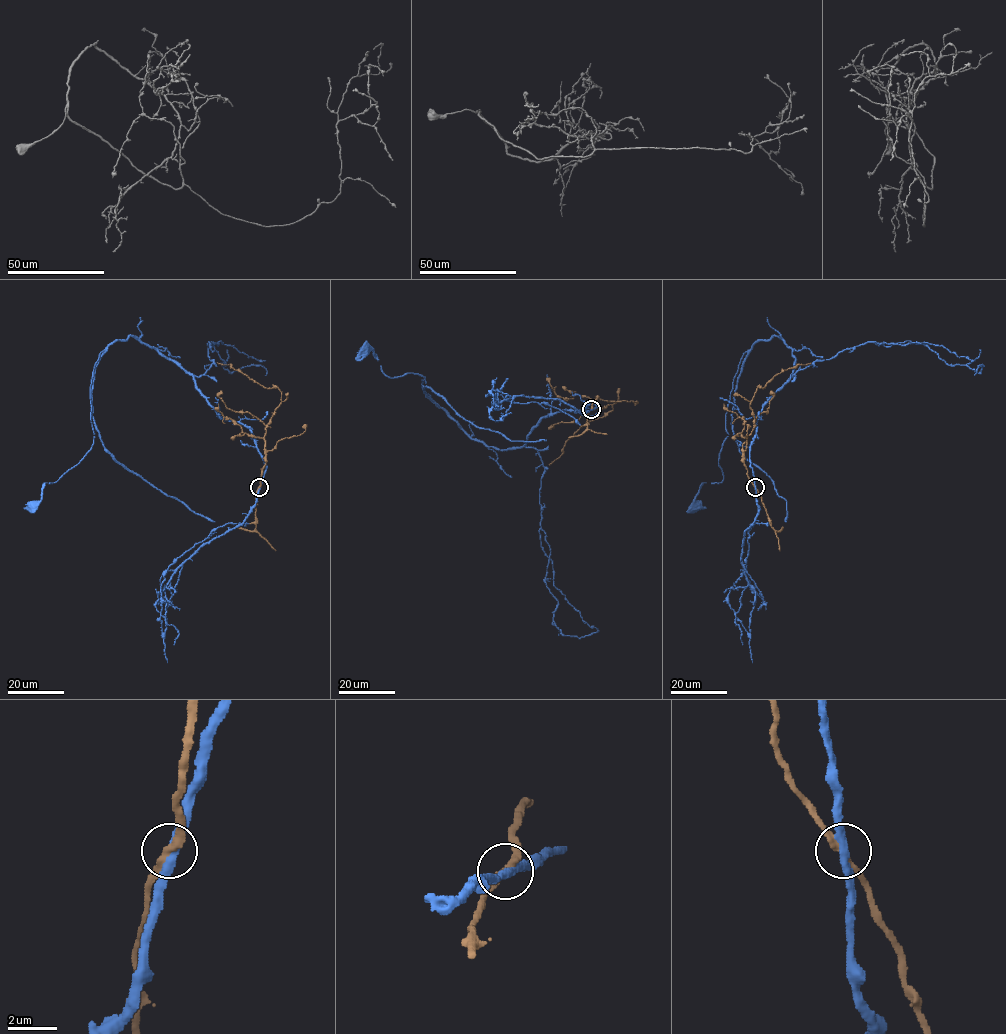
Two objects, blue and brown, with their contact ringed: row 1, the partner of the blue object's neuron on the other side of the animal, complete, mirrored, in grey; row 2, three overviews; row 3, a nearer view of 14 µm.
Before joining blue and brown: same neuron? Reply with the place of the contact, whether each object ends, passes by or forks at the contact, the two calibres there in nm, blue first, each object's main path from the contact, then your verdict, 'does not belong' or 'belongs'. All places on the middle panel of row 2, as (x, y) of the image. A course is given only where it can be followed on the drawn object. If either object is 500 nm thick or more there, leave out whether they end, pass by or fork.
(591, 409) | blue passes by | brown passes by | 320/280 nm | blue via (591, 409), (544, 416), (522, 446), (487, 447), (425, 392), (425, 378), (389, 377), (364, 350) | brown via (591, 409), (596, 397), (598, 409), (613, 406), (602, 417), (579, 429), (566, 442), (562, 454), (549, 465) | belongs

